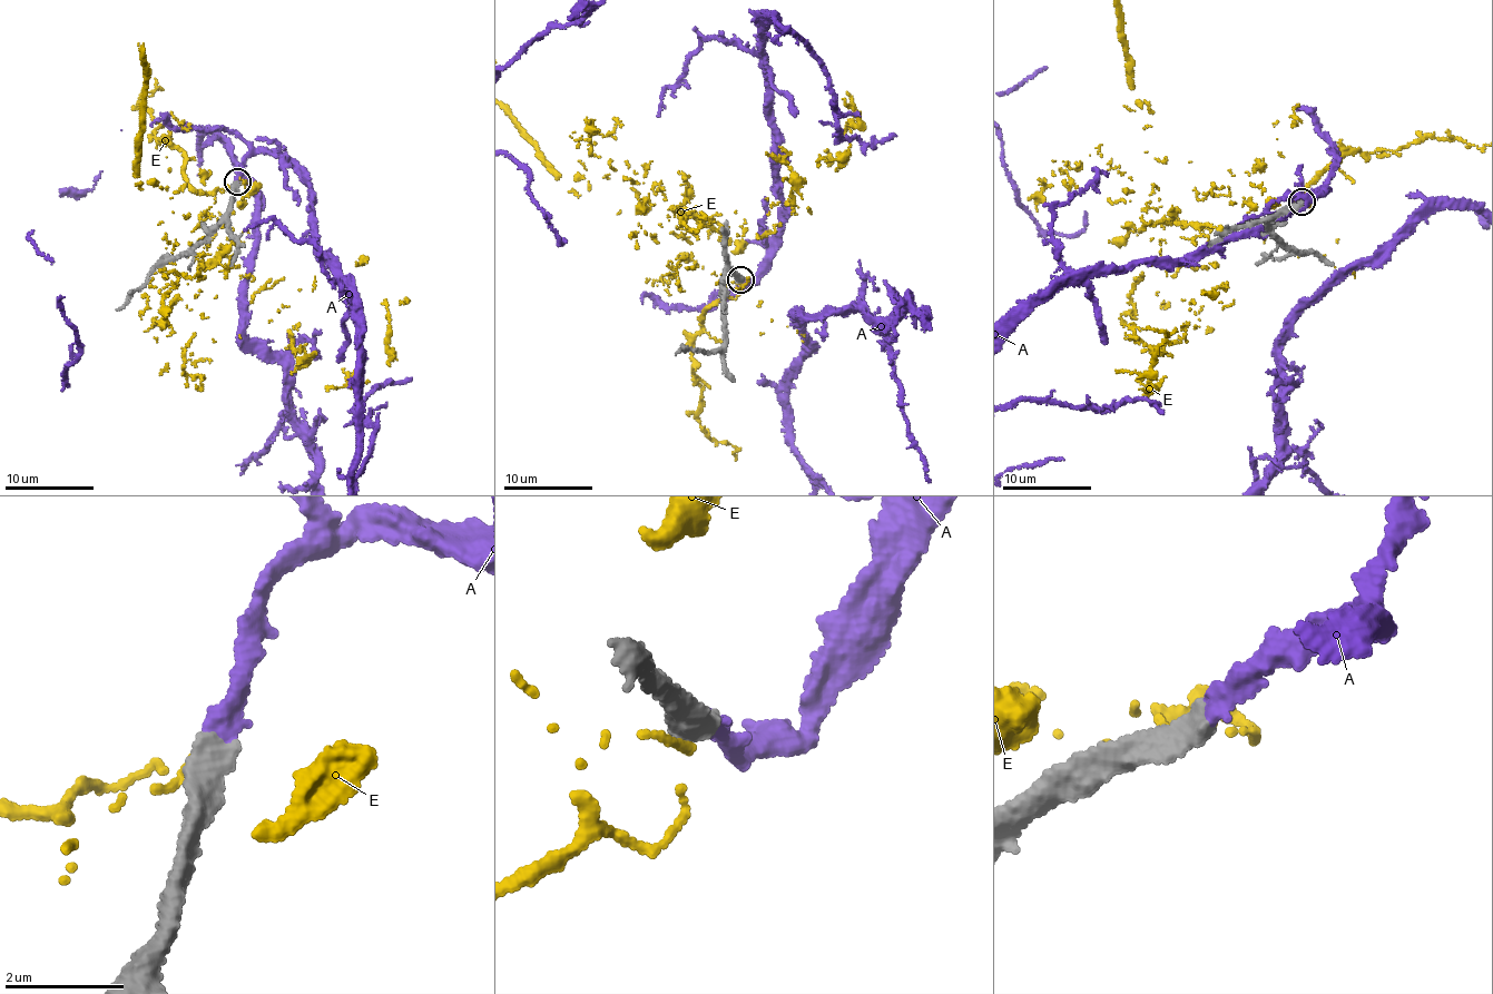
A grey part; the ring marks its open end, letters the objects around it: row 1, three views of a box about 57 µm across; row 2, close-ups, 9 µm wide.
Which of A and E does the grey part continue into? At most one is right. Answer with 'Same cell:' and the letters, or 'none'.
Same cell: A

